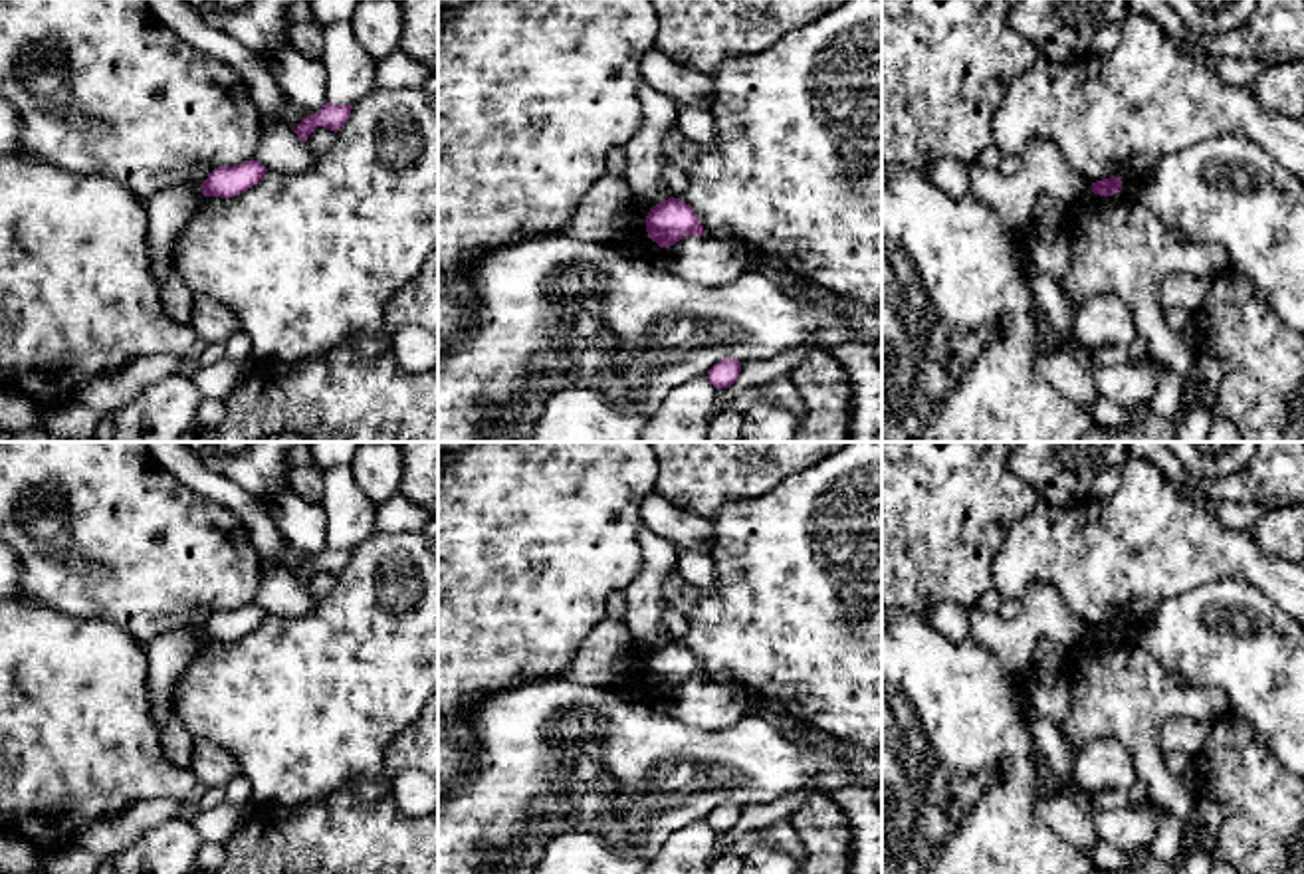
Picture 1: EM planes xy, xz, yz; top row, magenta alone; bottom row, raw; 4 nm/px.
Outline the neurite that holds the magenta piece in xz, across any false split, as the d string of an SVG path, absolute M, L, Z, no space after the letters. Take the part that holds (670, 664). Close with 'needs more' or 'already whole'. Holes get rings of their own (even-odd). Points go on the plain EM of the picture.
M670 640L650 652L646 676L660 692L670 692L686 680L704 680L706 674L690 648Z | already whole

